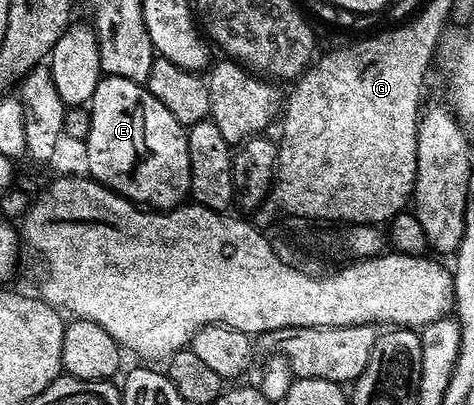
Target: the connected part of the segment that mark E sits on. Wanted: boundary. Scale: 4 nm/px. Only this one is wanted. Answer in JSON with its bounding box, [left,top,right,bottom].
[85,75,190,210]

